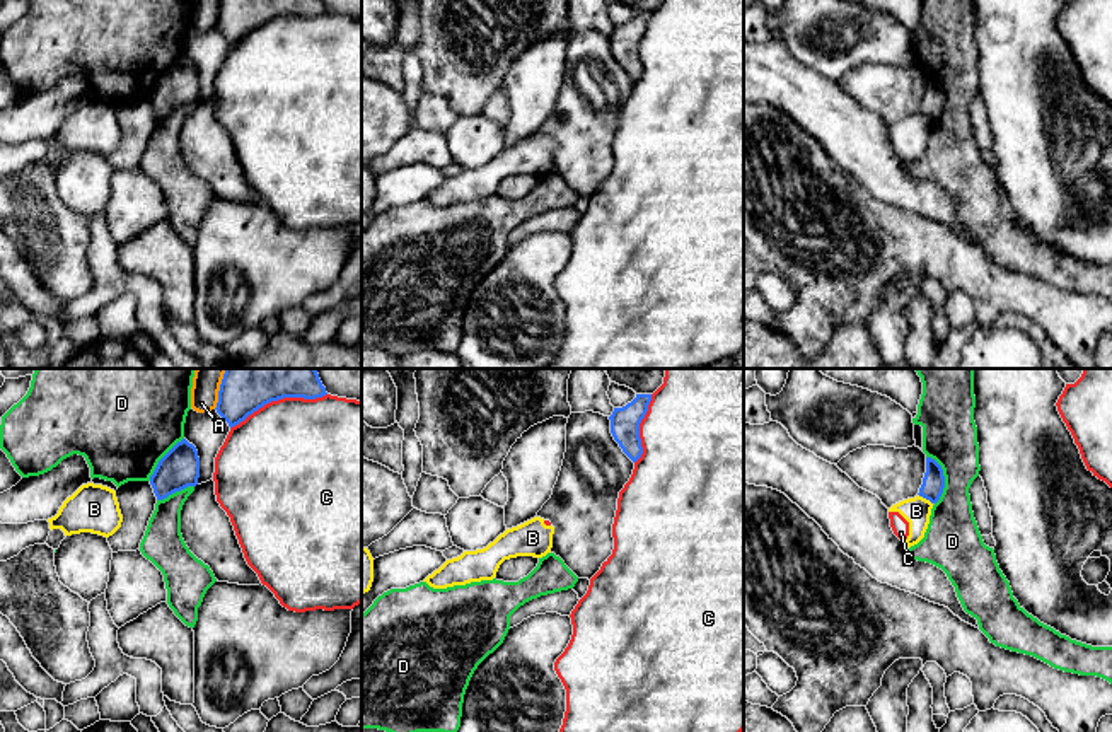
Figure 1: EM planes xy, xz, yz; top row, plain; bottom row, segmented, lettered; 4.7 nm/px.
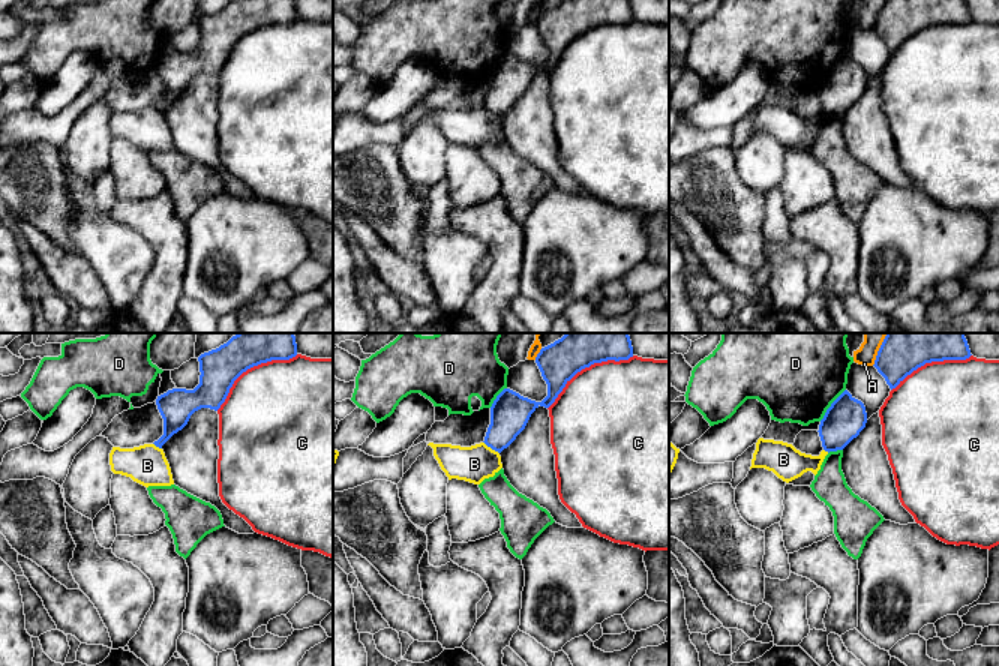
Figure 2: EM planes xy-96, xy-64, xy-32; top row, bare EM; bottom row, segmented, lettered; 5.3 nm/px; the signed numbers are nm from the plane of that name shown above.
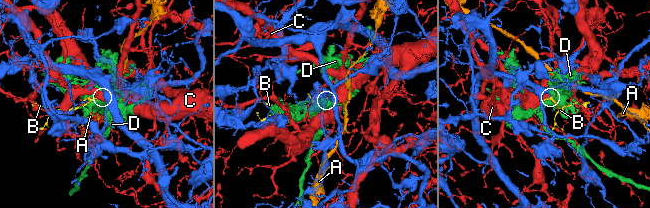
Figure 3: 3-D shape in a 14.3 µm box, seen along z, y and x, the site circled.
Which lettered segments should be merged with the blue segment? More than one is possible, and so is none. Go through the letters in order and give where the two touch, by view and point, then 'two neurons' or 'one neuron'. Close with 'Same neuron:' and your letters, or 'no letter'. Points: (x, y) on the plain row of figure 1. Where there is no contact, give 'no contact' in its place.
A: xy (219, 14) | two neurons
B: yz (925, 115) | two neurons
C: xy (278, 16) | two neurons
D: yz (944, 96) | two neurons
Same neuron: no letter

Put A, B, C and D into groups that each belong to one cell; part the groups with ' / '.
A / B C / D

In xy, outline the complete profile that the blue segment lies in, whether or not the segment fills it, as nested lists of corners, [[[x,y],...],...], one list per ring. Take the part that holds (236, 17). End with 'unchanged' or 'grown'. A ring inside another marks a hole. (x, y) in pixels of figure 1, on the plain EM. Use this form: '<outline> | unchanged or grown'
[[[222,0],[215,27],[232,46],[271,19],[326,12],[322,0]]] | unchanged

